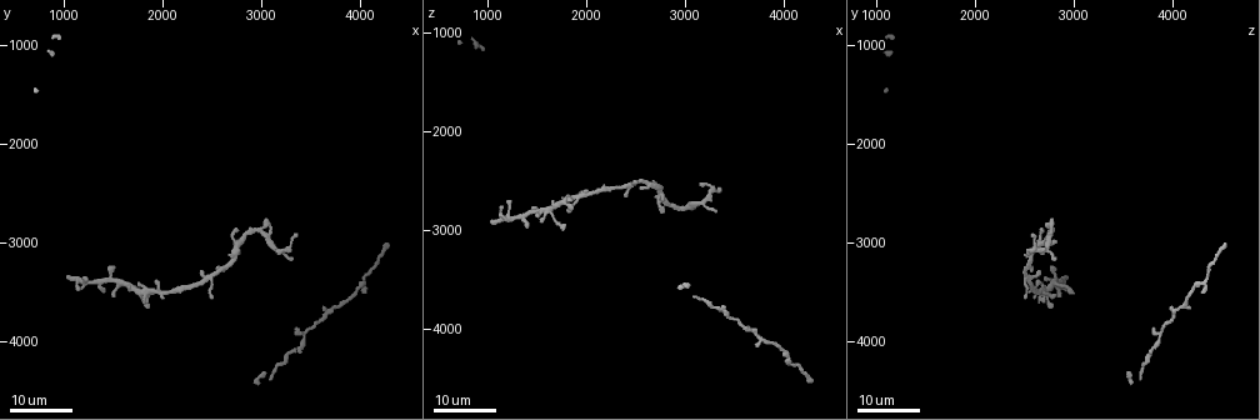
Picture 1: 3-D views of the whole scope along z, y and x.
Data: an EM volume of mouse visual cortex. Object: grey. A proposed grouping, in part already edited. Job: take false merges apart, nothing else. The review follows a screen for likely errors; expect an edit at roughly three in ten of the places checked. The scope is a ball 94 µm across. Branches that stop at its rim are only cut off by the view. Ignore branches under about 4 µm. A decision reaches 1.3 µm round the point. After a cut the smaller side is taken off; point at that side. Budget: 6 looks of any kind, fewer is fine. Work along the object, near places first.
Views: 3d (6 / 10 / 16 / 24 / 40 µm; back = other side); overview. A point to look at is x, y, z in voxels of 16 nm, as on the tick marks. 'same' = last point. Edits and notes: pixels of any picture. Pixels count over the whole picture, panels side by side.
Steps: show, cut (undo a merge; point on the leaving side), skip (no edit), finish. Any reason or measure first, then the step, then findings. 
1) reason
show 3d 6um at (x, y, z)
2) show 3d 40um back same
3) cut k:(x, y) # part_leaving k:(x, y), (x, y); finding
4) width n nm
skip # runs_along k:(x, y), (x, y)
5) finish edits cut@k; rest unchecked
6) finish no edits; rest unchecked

four-way junction
show 3d 24um at (1620, 3440, 2820)

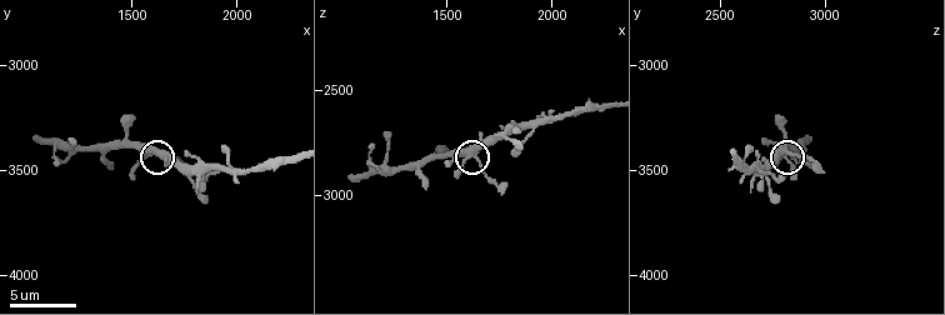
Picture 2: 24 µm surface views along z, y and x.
zoom in
show 3d 10um at (1620, 3410, 2810)

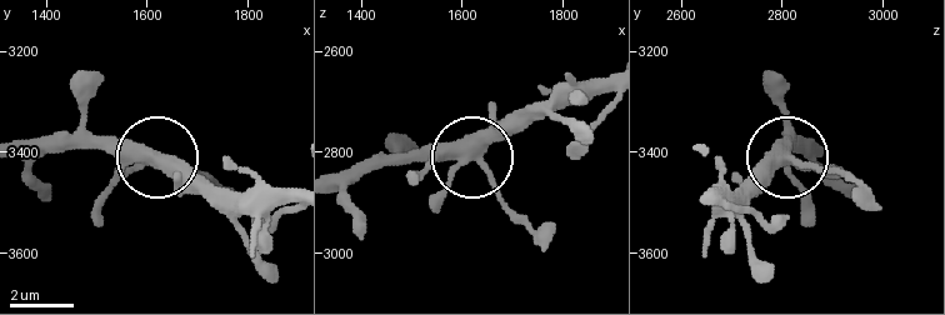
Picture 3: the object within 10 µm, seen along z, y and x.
width 340 nm
skip # runs_along 3:(605, 76), (524, 106), (476, 149), (476, 165), (538, 235); one neuron here

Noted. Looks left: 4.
four arms meet
show 3d 16um at (2480, 3360, 2540)

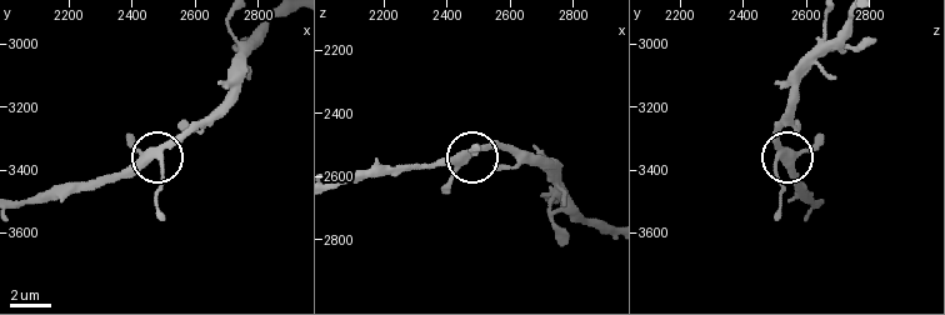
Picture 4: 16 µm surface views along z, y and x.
show 3d 10um at (2450, 3360, 2530)

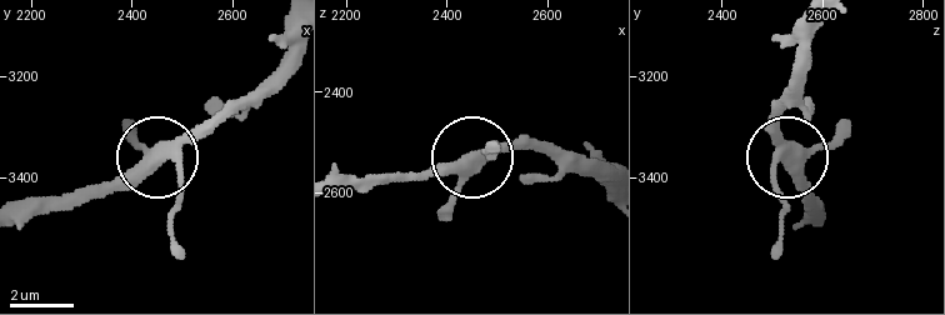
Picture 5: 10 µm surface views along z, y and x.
width 380 nm
skip # all the same neuron

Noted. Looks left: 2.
branch point
show 3d 24um at (3160, 3080, 2720)

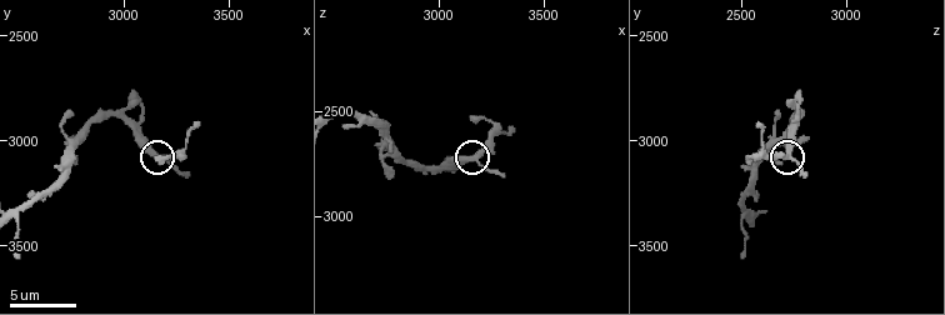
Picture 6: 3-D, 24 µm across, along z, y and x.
show 3d 6um at (3190, 3080, 2720)

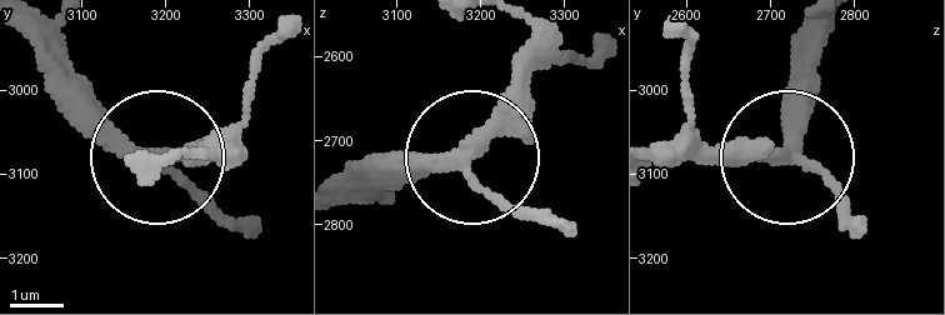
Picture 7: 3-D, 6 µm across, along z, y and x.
arms 3
skip # runs_along 7:(343, 193), (383, 193), (464, 156), (553, 49); one neuron here

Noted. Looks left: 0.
finish no edits; rest unchecked

